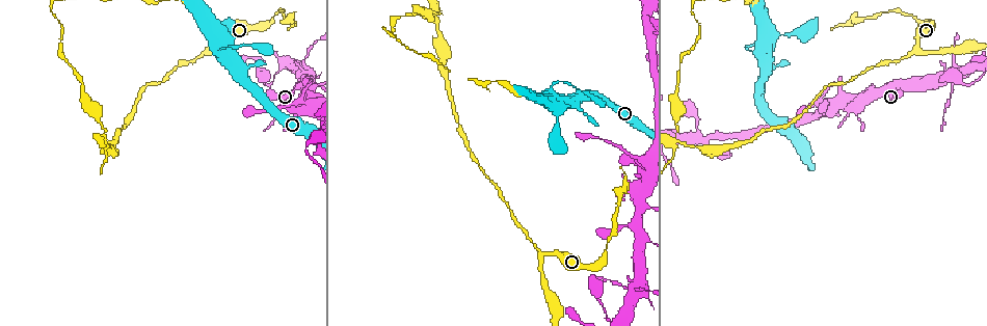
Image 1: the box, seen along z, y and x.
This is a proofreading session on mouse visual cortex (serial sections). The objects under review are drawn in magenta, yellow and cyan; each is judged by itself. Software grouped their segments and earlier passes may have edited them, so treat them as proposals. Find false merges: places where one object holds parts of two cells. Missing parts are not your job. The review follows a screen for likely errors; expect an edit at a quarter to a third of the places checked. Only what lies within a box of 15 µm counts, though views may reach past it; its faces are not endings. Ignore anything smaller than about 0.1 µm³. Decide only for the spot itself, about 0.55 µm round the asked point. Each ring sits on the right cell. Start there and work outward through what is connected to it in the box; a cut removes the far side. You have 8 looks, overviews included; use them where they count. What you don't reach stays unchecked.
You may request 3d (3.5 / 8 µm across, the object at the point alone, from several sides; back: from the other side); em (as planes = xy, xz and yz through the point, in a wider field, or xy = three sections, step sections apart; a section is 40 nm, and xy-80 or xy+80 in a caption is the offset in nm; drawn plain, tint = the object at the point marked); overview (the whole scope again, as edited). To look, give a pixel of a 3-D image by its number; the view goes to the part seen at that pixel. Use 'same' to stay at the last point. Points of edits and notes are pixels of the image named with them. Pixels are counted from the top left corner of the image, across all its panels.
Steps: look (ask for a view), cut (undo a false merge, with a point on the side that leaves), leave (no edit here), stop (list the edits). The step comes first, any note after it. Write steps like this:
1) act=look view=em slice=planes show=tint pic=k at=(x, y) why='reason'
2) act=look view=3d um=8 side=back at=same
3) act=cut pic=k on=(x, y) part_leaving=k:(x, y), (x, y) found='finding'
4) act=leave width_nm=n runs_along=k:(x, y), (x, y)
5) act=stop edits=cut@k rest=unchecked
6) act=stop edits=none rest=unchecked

act=look view=3d um=3.5 pic=1 at=(541, 252) why='abrupt turn'

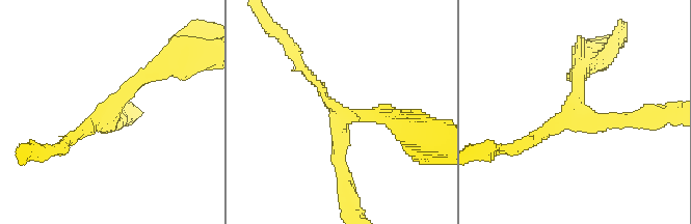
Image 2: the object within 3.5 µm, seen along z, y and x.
act=look view=em slice=xy step=5 show=tint pic=2 at=(111, 107) arms=3 arm_widths_nm=150,200,250 why='need the tissue'

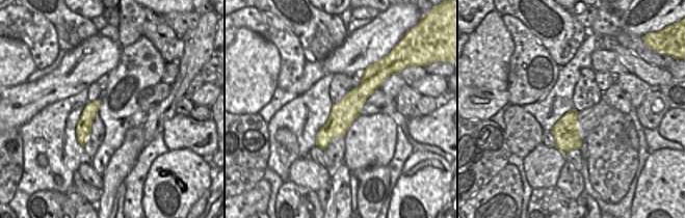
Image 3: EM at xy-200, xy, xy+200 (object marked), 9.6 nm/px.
act=look view=em slice=planes show=tint at=same

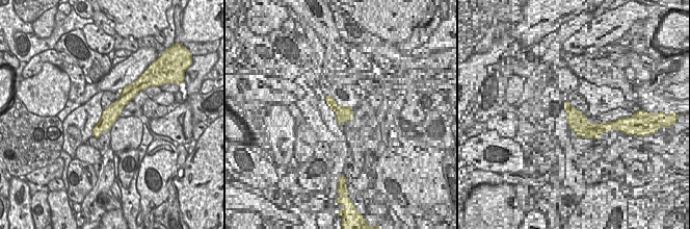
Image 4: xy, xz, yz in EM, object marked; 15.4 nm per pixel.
act=leave width_nm=240 runs_along=2:(165, 66), (70, 139) found='one cell here'

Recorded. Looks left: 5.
act=look view=3d um=8 pic=1 at=(557, 83) why='abrupt turn'

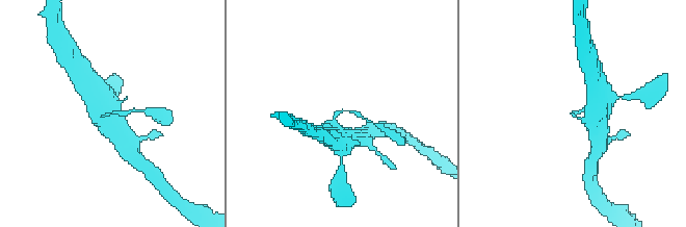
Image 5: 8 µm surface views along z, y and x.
act=look view=3d um=3.5 pic=5 at=(108, 113) why='zoom in'

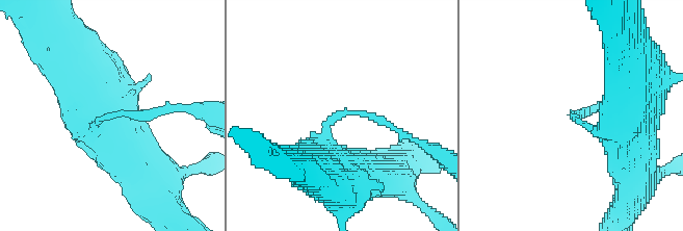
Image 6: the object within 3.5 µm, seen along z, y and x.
act=look view=em slice=xy step=5 show=tint pic=6 at=(346, 109) arm_widths_nm=150,450

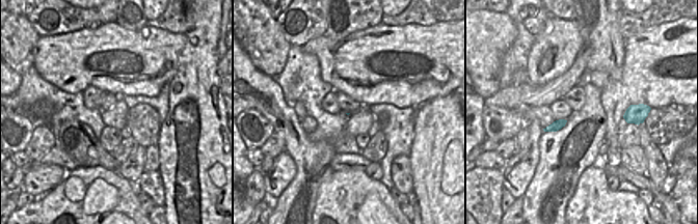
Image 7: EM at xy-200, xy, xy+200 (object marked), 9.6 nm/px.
act=leave runs_along=6:(101, 127), (113, 114), (178, 108) found='one cell here'

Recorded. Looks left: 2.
act=stop edits=none rest=unchecked

